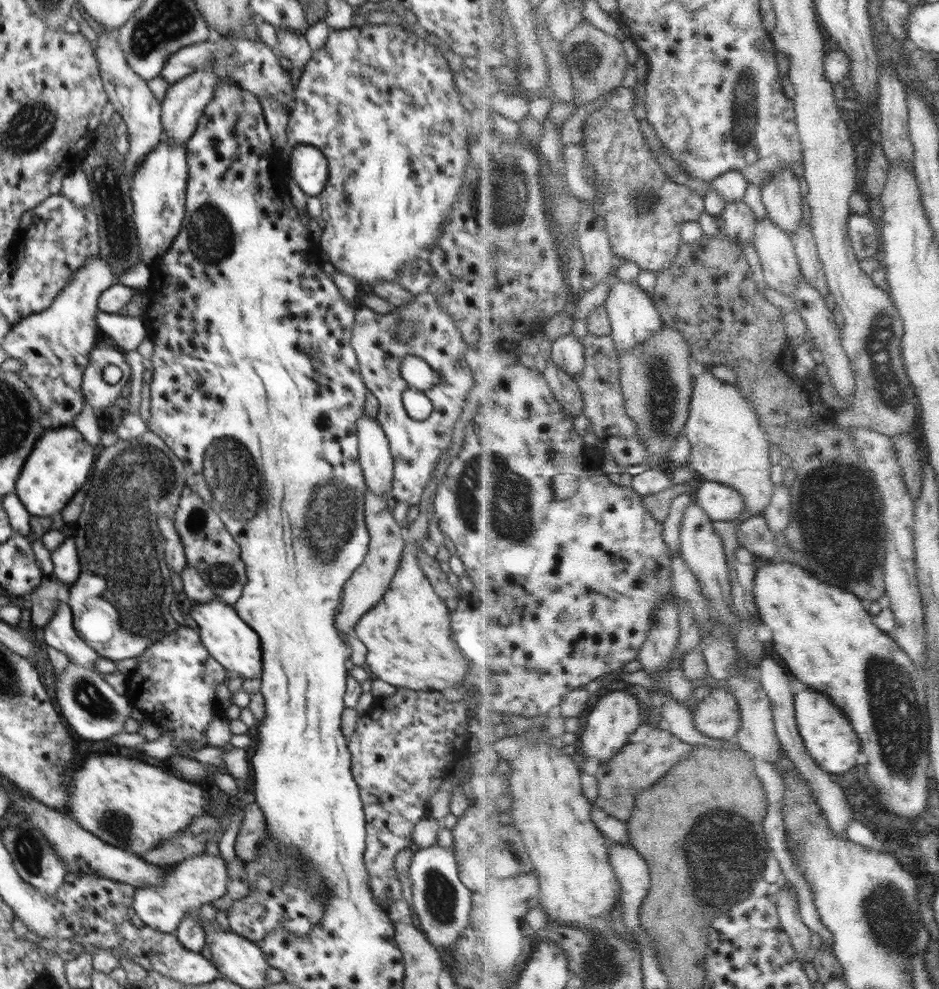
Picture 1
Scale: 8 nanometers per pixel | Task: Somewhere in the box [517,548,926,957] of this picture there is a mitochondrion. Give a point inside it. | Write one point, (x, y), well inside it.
(726, 858)

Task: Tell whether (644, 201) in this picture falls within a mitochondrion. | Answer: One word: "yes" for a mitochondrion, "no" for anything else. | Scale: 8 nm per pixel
yes

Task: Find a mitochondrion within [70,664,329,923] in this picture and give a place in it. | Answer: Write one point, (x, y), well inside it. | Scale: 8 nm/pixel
(118, 825)

